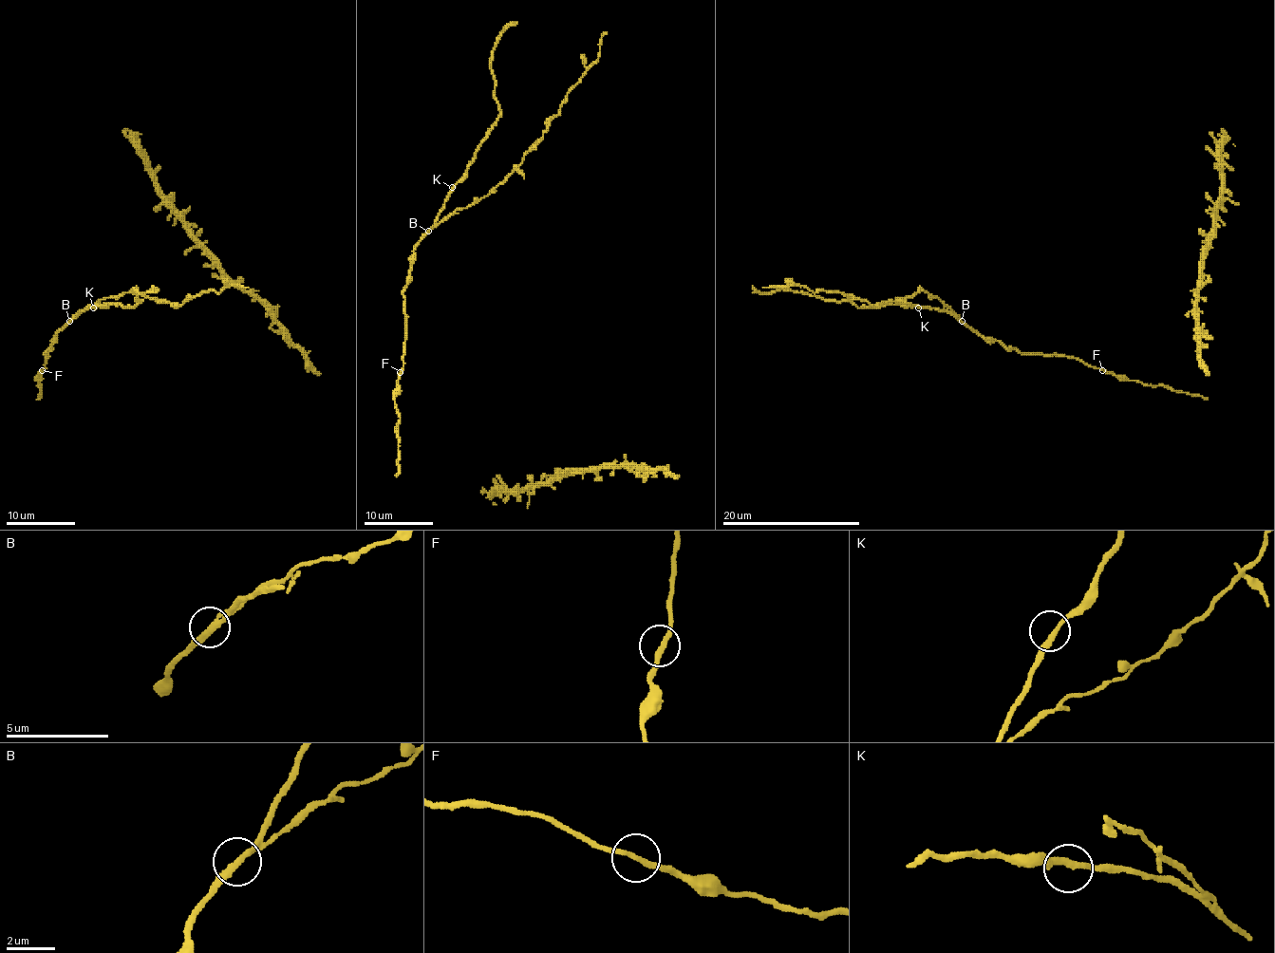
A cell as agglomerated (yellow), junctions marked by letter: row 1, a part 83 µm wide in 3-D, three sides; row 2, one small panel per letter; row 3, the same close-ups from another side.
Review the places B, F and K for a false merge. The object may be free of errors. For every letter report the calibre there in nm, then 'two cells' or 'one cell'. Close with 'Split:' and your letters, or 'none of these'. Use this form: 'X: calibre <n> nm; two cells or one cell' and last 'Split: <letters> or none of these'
B: calibre 240 nm; two cells
F: calibre 240 nm; one cell
K: calibre 240 nm; one cell
Split: B

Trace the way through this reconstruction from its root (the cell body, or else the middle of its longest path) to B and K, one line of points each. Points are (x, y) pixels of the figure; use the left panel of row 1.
B: (43, 370), (45, 353), (69, 320)
K: (43, 370), (45, 353), (55, 335), (81, 309), (93, 308)

